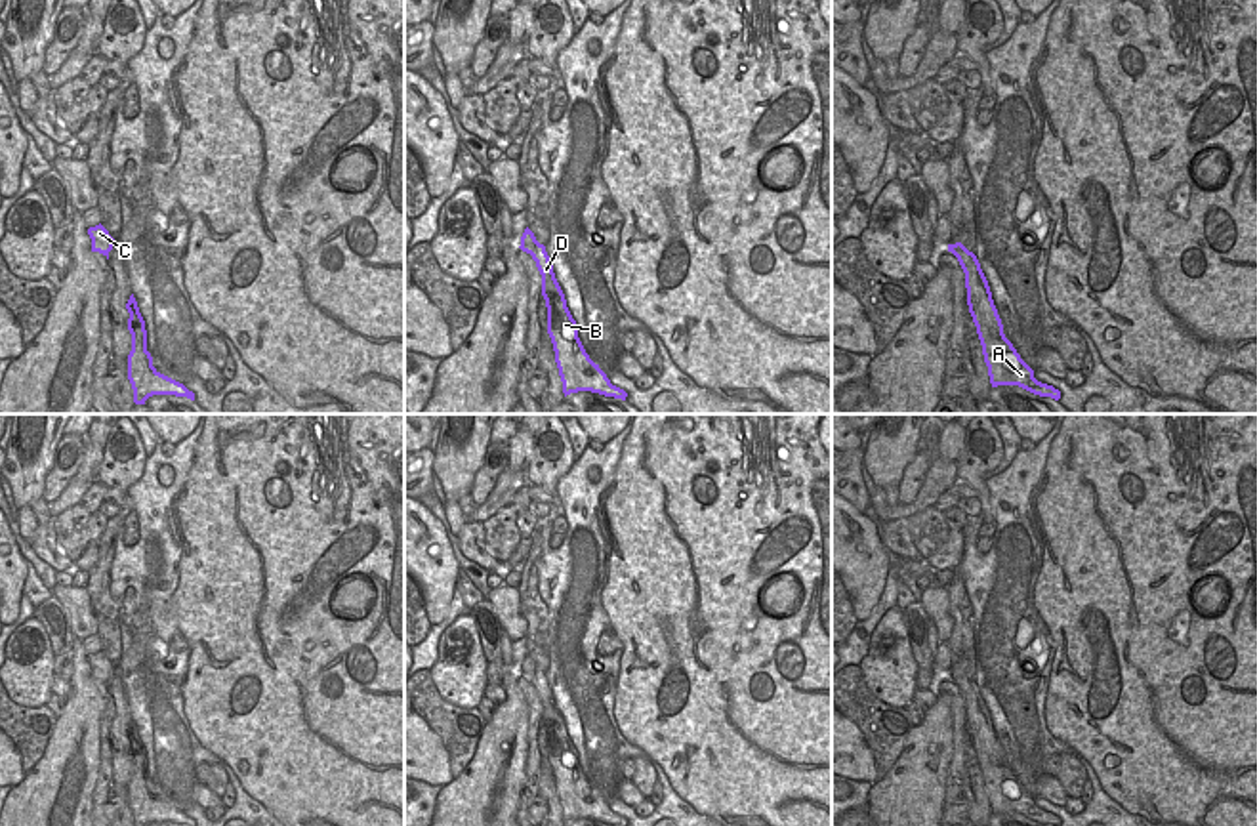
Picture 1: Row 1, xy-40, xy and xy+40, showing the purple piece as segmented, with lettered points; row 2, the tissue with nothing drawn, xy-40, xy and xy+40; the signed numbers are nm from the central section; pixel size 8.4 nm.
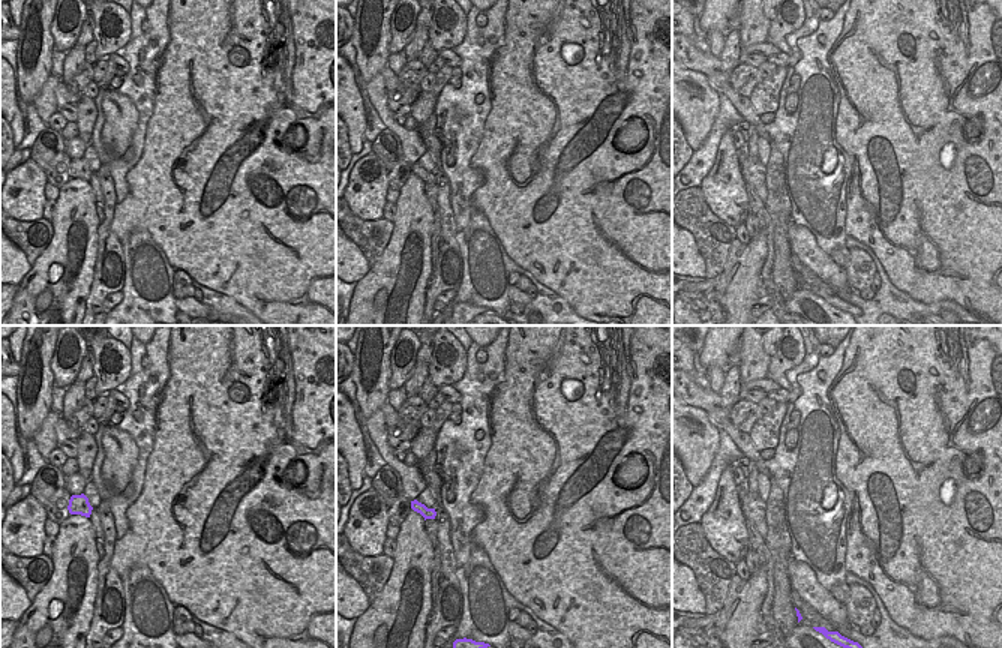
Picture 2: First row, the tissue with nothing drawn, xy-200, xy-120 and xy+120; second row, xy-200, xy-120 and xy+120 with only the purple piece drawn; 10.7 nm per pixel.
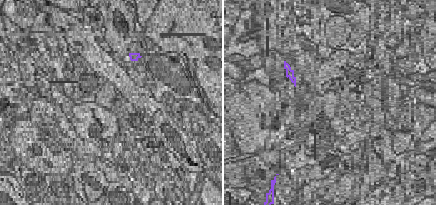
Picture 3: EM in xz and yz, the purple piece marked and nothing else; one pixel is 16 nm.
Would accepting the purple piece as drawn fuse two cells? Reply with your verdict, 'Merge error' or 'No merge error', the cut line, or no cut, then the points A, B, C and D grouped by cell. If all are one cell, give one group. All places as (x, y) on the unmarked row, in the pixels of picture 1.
No merge error. No split. Groups: A B C D.

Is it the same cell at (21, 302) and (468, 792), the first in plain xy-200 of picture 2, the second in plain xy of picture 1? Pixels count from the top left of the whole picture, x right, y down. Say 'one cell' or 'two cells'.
one cell

